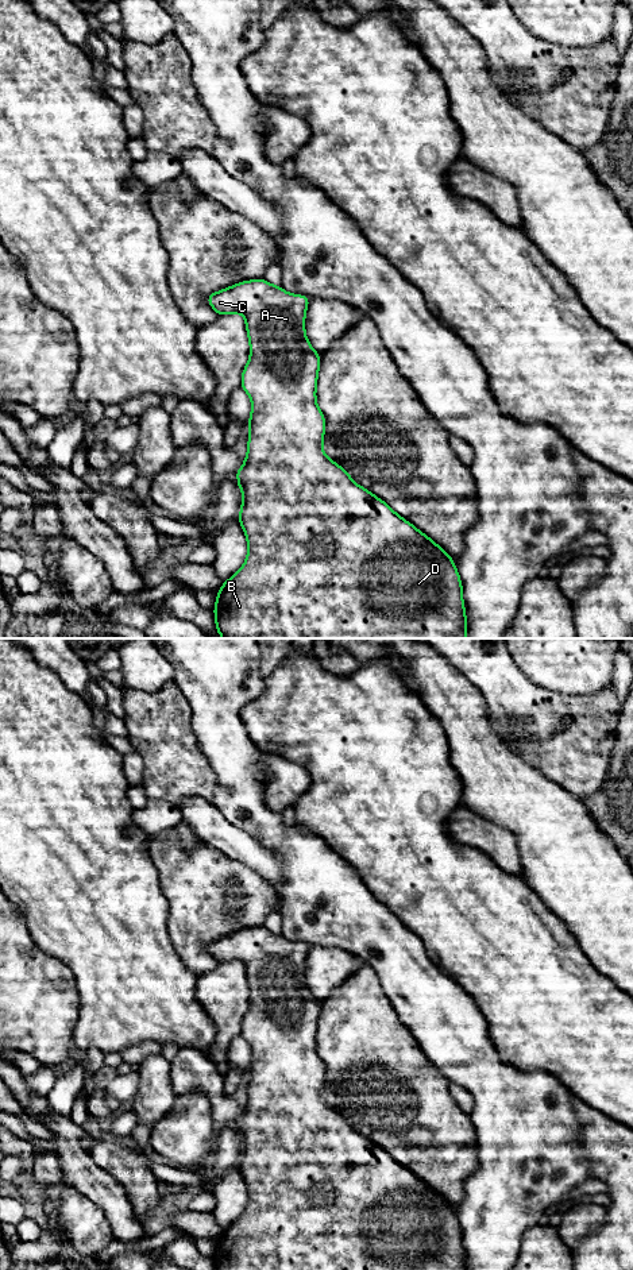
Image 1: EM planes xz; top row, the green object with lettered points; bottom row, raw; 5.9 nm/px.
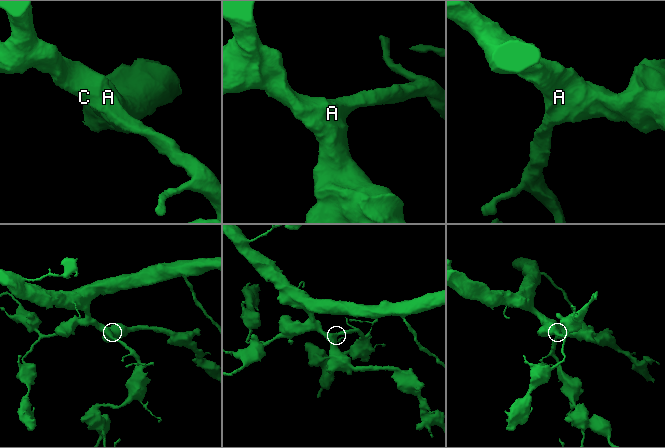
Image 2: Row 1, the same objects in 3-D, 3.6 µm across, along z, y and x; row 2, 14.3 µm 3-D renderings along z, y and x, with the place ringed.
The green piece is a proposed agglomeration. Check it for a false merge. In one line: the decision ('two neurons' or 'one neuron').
one neuron

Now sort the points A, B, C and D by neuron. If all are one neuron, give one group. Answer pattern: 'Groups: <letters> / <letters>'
Groups: A B C D

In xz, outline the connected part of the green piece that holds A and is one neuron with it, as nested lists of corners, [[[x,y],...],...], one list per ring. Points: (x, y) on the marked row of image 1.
[[[263,278],[232,285],[207,297],[216,314],[242,313],[250,360],[240,387],[251,398],[244,464],[235,472],[243,502],[238,517],[248,553],[242,568],[219,588],[216,630],[223,638],[467,638],[463,587],[455,561],[386,502],[356,485],[323,451],[327,421],[317,406],[320,354],[305,335],[309,296],[290,294]]]

